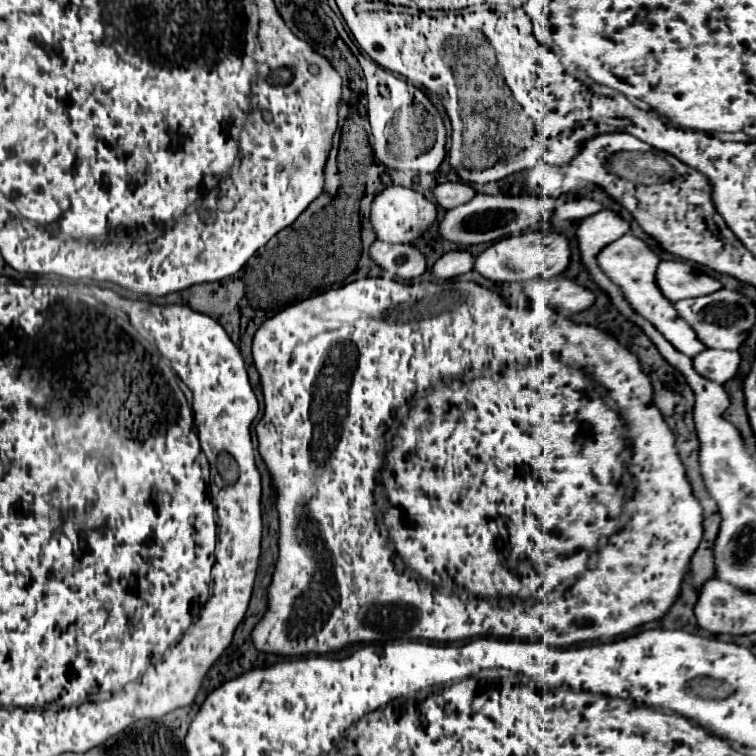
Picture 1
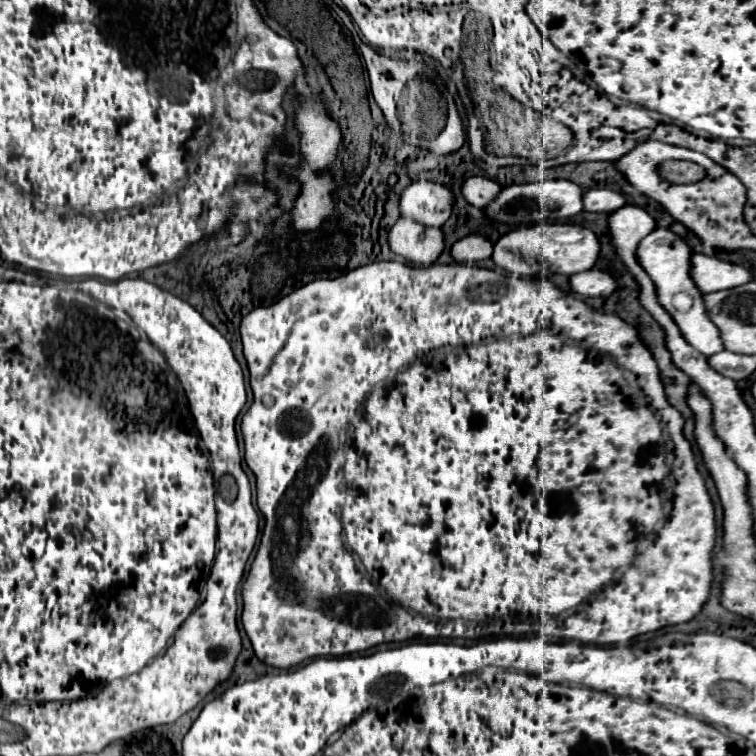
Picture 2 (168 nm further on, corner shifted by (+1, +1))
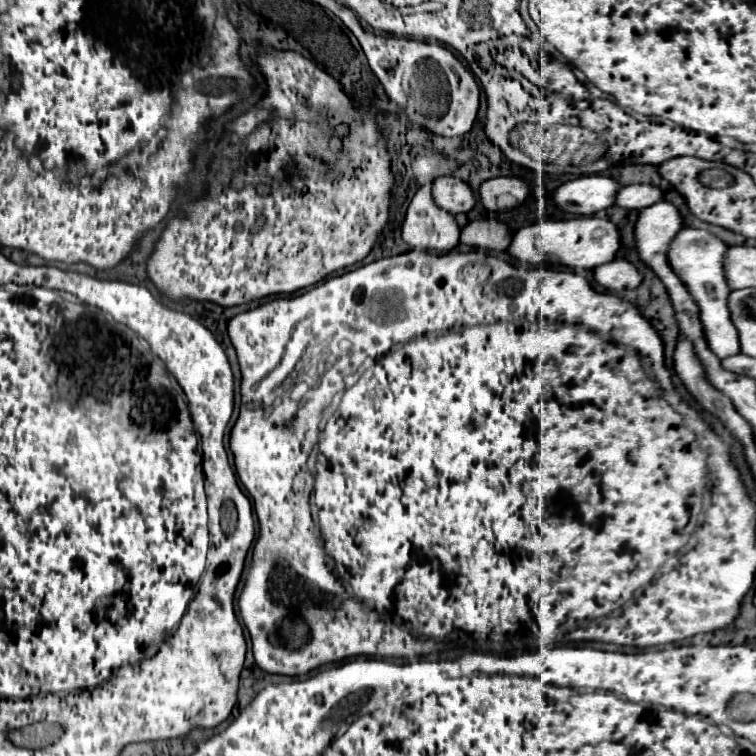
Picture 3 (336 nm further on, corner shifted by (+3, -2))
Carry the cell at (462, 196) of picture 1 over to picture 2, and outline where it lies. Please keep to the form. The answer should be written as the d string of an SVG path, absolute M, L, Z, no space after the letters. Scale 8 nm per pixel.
M469 177L461 187L463 199L467 203L471 203L473 207L487 205L499 191L501 191L499 183L495 183L493 179L487 179L487 177Z

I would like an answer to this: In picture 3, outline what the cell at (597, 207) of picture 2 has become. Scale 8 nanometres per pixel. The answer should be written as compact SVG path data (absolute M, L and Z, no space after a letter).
M631 184L619 190L617 194L617 206L623 208L631 208L631 210L639 210L639 208L647 208L655 202L663 200L663 190L659 186L653 184Z

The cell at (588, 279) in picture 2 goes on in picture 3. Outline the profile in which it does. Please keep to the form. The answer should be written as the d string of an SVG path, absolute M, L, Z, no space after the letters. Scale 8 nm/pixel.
M625 258L607 262L607 264L599 266L599 268L595 268L593 272L595 272L595 282L599 286L603 286L605 290L609 290L609 292L633 290L643 280L641 270L633 262L629 262Z

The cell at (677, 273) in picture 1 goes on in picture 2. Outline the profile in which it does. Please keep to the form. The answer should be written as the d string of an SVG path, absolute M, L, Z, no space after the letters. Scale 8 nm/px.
M693 255L691 277L701 293L733 289L751 281L751 273L747 269L743 269L741 265L731 265L713 255Z

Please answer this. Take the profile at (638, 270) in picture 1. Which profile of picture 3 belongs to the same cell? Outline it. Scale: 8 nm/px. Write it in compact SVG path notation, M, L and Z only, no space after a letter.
M685 228L679 232L679 236L671 244L669 252L669 262L675 270L675 274L689 286L695 302L701 308L701 322L705 326L705 336L709 346L719 358L735 356L741 352L739 344L739 334L737 328L731 322L731 312L729 312L729 294L731 288L725 278L725 254L727 254L727 244L717 238L715 234L707 230L697 230L697 228Z

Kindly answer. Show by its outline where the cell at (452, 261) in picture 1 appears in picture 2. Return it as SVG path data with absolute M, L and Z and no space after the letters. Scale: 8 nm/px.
M469 235L459 239L453 247L451 247L451 257L455 263L477 263L483 259L489 259L493 253L493 245L491 241L487 241L485 237L479 235Z

